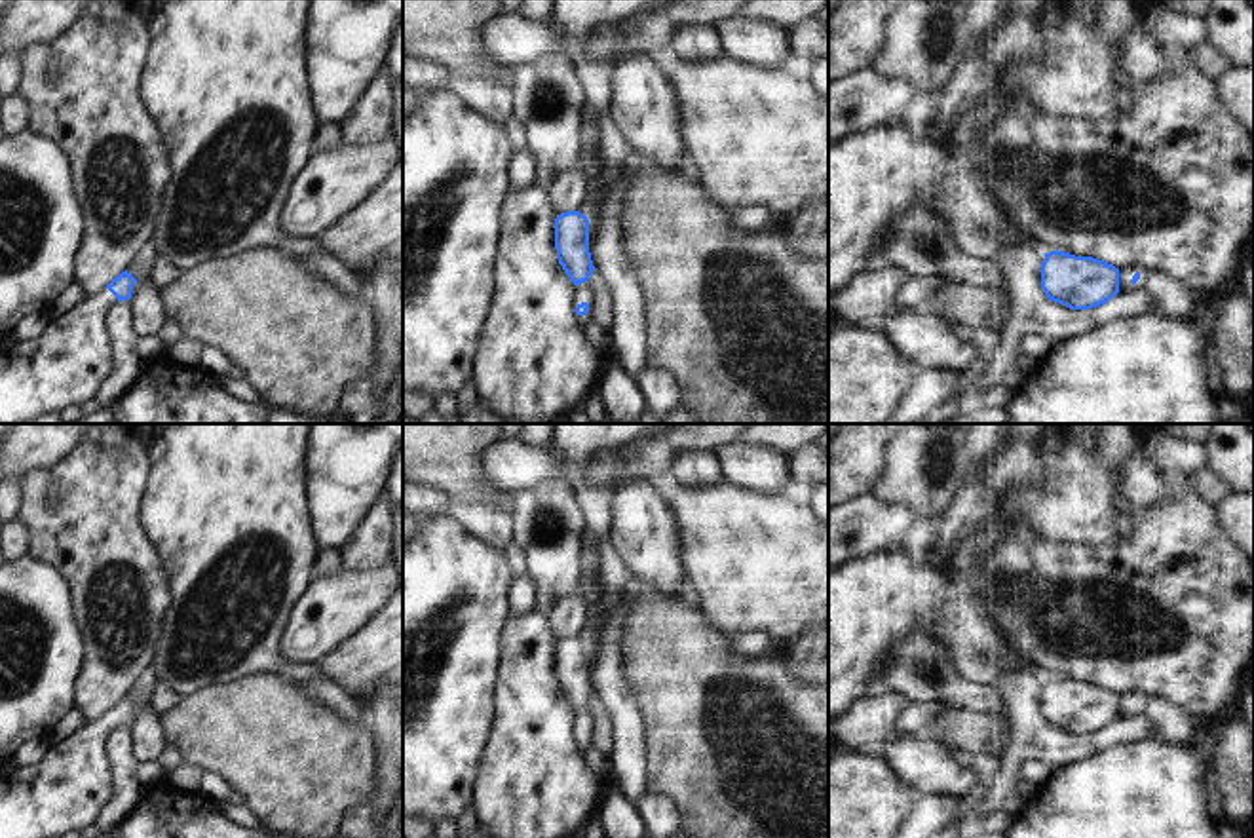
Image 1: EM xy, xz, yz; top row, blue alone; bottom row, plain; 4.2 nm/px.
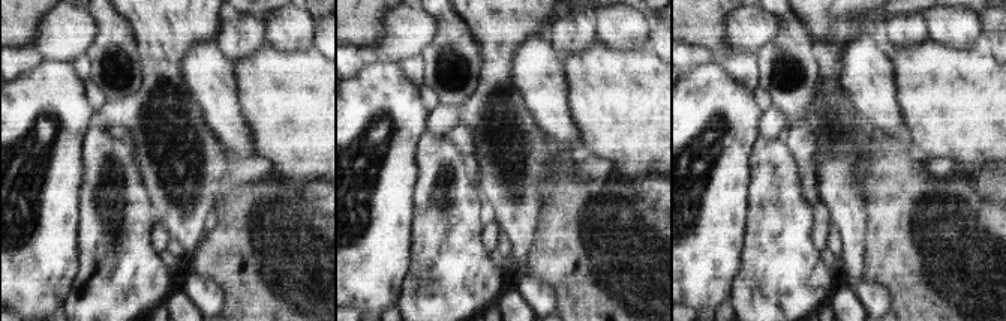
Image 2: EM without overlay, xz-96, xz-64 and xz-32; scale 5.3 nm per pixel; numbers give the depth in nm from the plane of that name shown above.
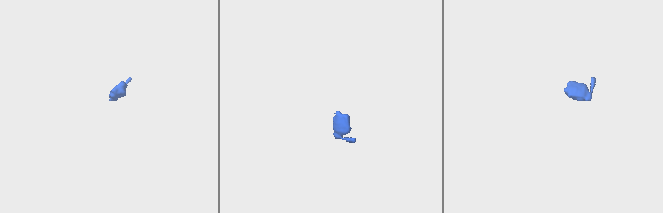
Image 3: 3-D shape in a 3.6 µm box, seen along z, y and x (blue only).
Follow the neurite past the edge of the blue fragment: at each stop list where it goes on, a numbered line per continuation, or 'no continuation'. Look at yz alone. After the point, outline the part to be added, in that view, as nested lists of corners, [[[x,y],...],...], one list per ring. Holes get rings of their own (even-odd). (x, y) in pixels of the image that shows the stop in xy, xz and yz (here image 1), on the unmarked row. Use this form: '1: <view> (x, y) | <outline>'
no continuation

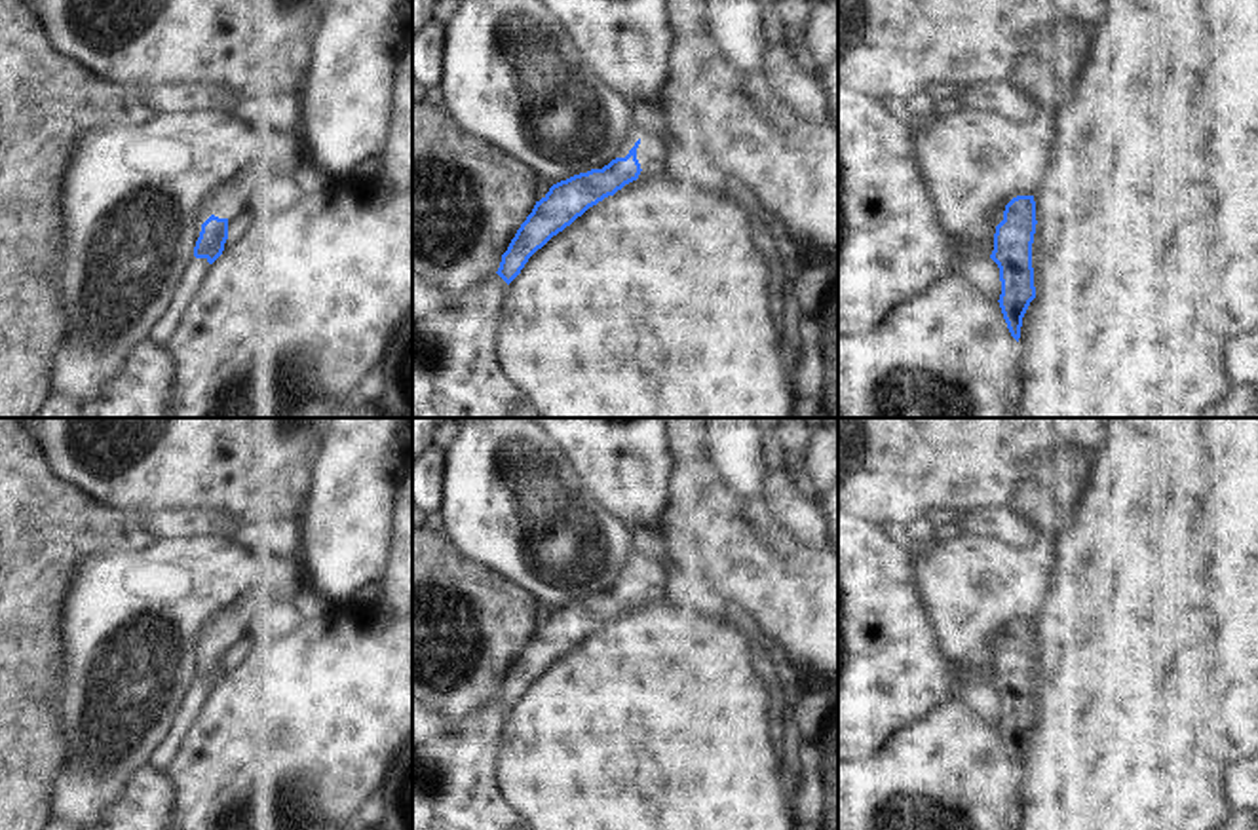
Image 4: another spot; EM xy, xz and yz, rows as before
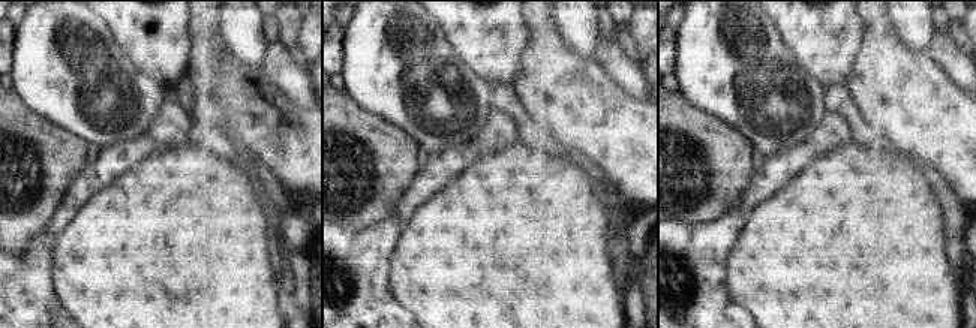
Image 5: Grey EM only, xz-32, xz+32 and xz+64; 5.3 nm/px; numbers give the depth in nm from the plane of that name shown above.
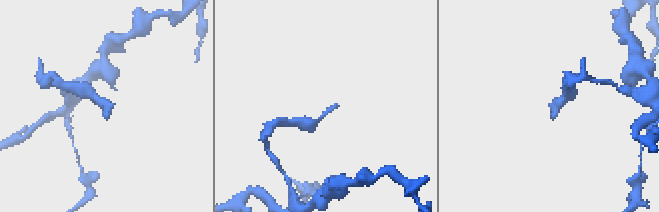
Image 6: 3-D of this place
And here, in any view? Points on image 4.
1: xz (652, 576) | [[[646,556],[637,574],[637,585],[640,594],[648,594],[656,589],[684,591],[680,579],[671,575],[654,556]]]

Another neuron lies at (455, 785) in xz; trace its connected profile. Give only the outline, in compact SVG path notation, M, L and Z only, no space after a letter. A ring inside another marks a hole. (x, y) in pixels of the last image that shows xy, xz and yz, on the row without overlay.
M412 701L412 830L519 830L519 815L498 790L498 737L507 708L498 701L462 716L454 726Z

